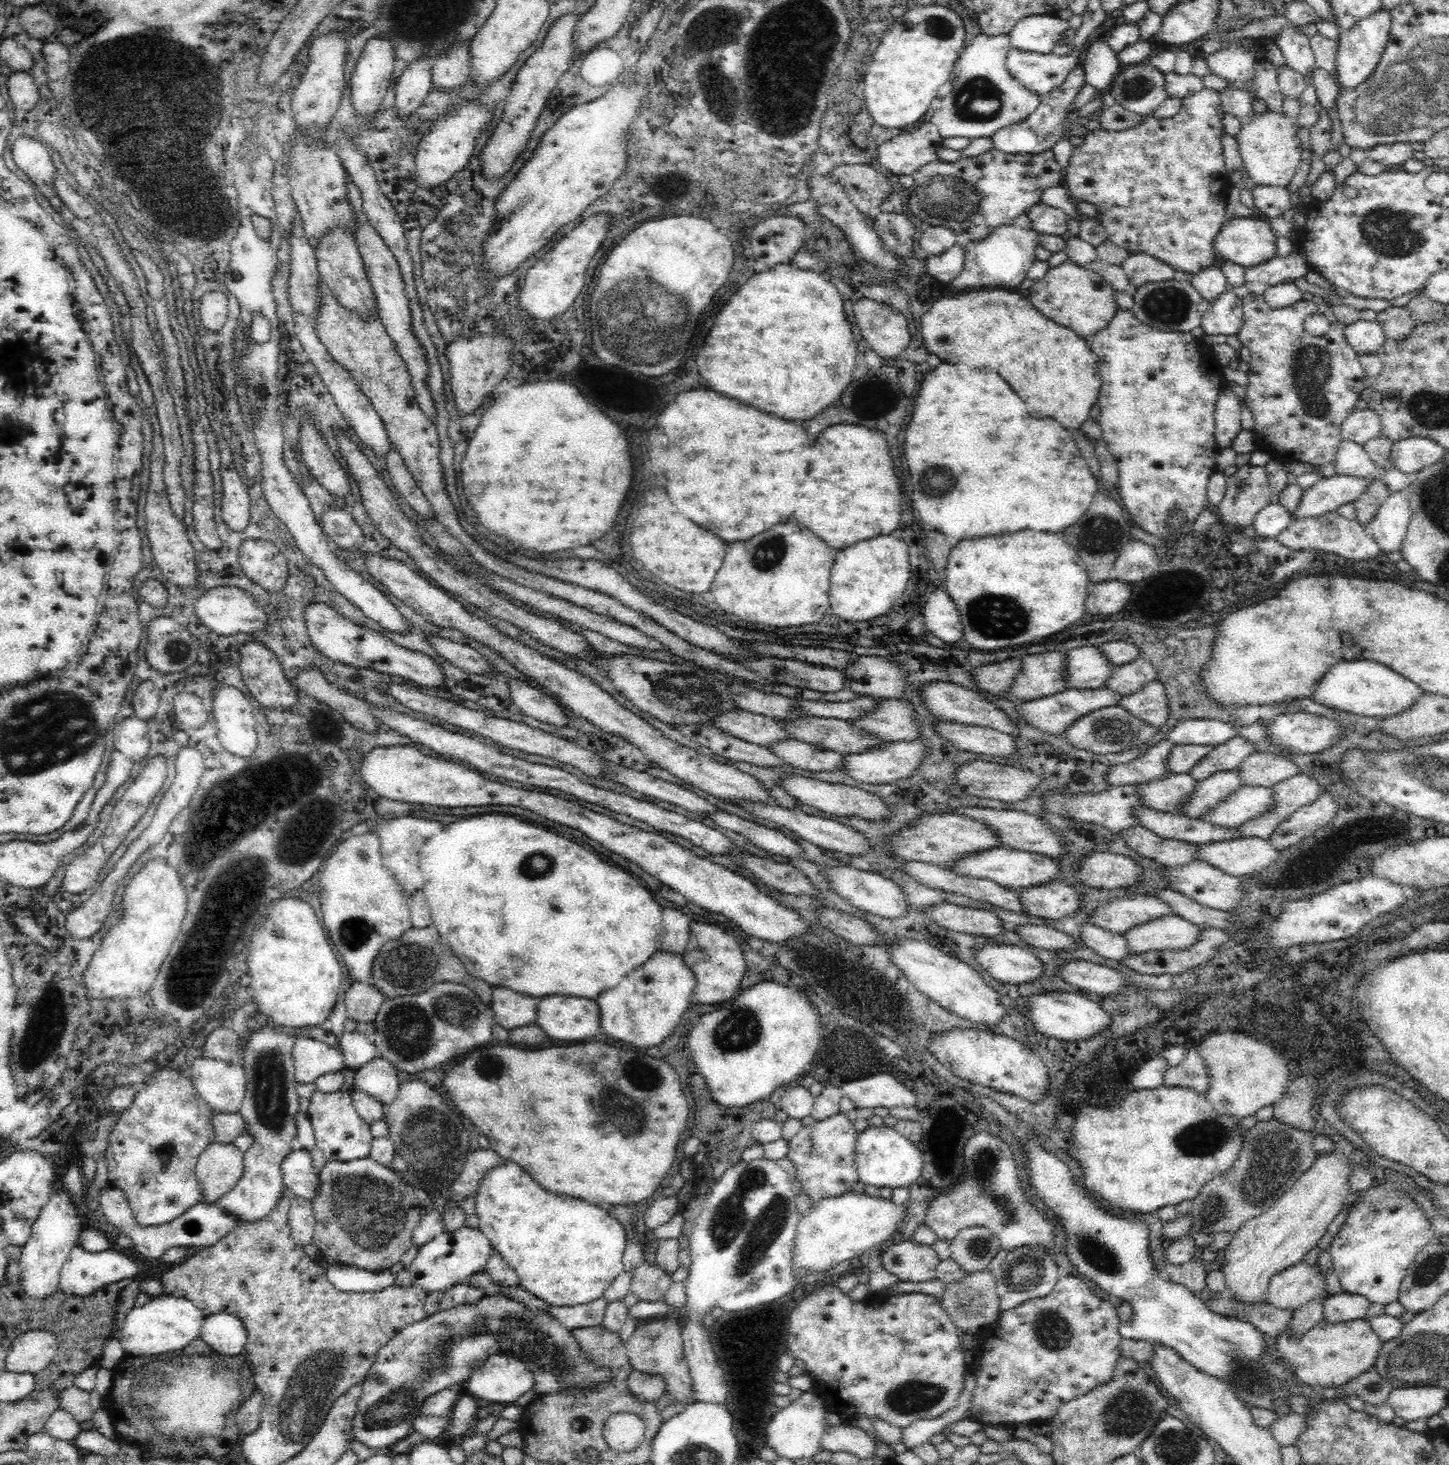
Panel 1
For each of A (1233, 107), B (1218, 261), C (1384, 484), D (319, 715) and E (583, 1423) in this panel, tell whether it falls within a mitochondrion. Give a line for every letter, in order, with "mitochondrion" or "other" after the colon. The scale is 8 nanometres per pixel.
A: other
B: other
C: other
D: mitochondrion
E: other

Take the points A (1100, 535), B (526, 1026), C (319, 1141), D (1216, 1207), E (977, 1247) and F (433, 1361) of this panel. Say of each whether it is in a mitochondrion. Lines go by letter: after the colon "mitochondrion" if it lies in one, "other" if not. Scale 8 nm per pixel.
A: mitochondrion
B: other
C: other
D: mitochondrion
E: mitochondrion
F: mitochondrion

